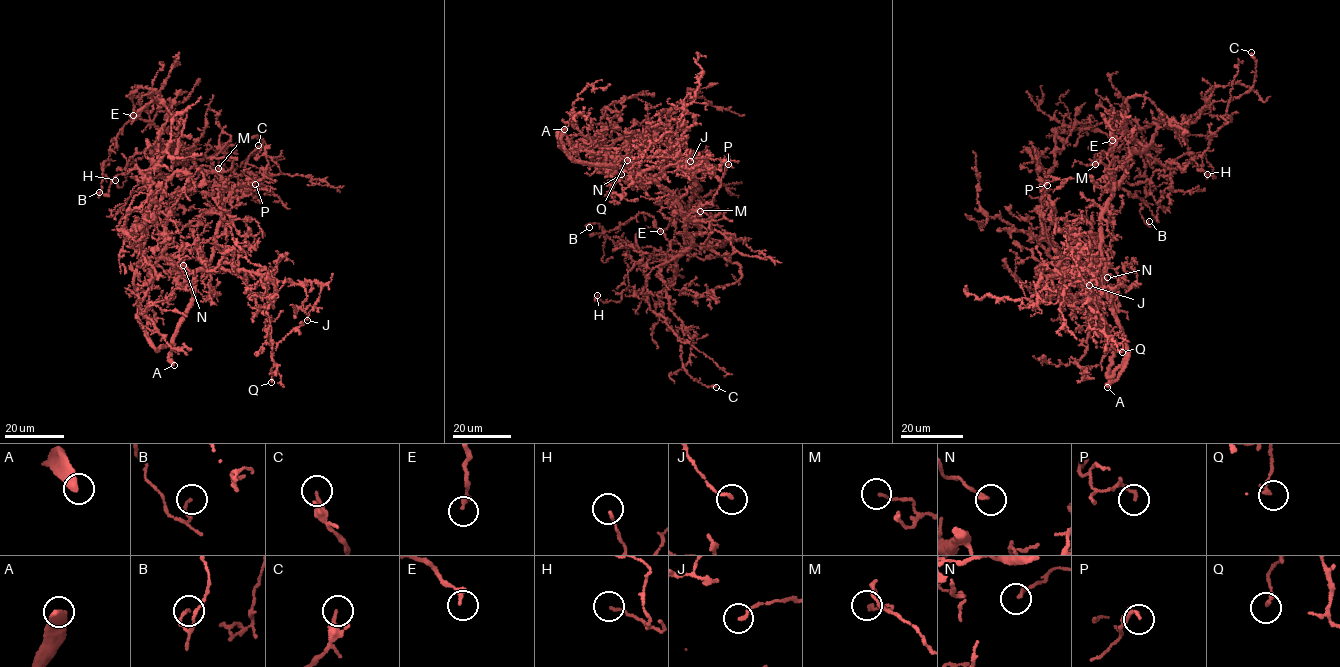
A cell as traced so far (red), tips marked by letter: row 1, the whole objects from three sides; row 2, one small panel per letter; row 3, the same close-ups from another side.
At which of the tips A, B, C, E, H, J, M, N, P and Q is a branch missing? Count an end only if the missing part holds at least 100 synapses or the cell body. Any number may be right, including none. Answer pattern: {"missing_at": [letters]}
{"missing_at": ["A"]}

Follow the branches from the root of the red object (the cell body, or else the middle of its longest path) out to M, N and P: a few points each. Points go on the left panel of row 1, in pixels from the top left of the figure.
M: (168, 113), (169, 98), (155, 125), (205, 170), (231, 136), (210, 158), (232, 168), (218, 168)
N: (168, 113), (150, 172), (142, 253), (180, 265), (185, 245), (195, 244), (196, 259), (184, 260), (183, 265)
P: (168, 113), (169, 98), (155, 125), (220, 175), (223, 199), (236, 206), (247, 178), (255, 184)

